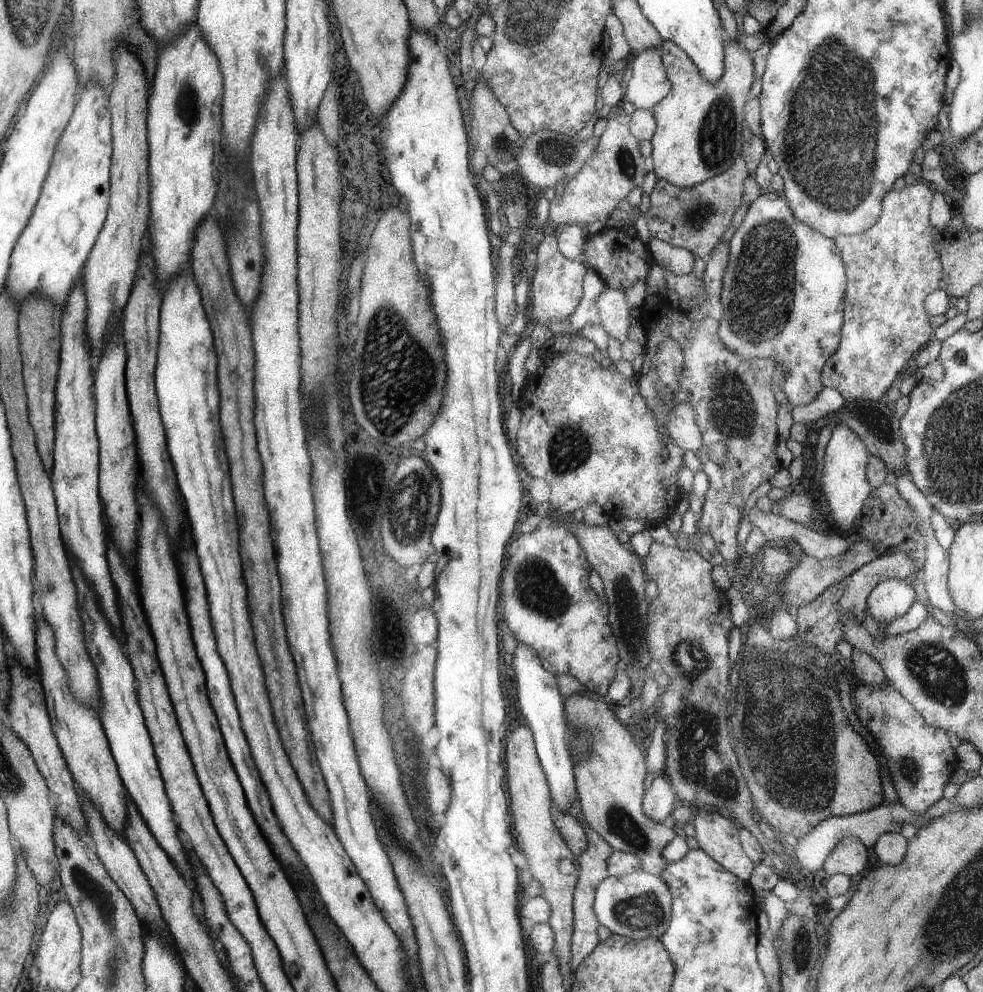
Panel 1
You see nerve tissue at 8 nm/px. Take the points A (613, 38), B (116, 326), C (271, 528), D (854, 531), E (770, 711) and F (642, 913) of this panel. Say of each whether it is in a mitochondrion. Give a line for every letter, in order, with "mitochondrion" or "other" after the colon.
A: other
B: other
C: other
D: other
E: mitochondrion
F: mitochondrion

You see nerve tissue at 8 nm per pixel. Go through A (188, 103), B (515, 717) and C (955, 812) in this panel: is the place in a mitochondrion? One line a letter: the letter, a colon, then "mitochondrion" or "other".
A: mitochondrion
B: other
C: other

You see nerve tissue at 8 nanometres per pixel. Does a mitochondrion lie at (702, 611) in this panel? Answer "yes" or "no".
no

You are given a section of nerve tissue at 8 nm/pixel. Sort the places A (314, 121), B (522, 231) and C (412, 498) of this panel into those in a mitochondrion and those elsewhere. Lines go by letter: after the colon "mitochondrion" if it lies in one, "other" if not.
A: other
B: other
C: mitochondrion

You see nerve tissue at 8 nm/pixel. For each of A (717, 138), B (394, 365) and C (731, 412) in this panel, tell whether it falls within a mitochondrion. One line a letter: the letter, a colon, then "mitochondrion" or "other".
A: mitochondrion
B: mitochondrion
C: mitochondrion

